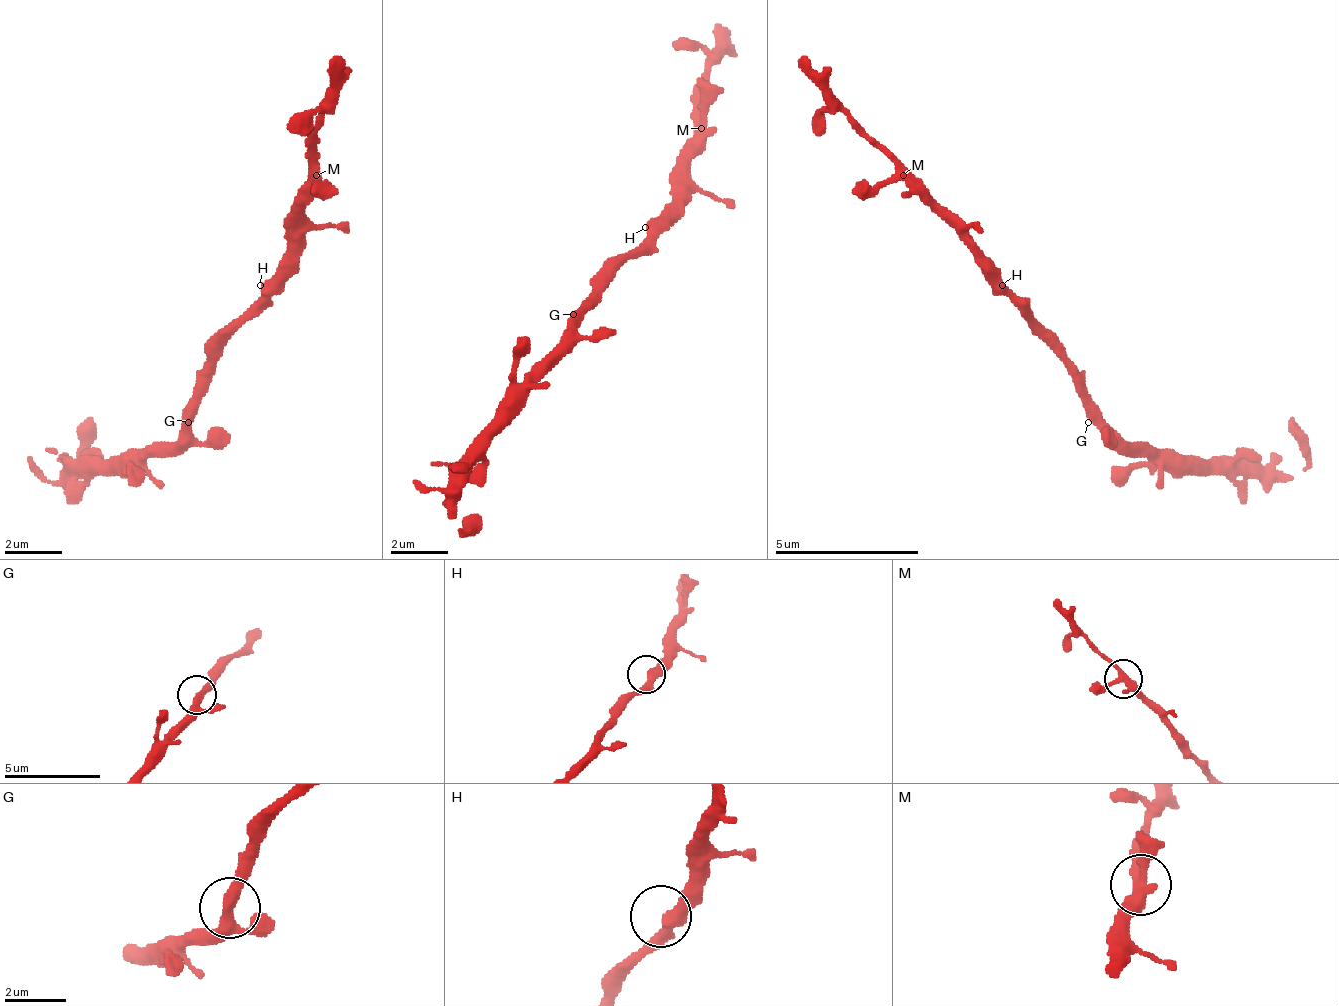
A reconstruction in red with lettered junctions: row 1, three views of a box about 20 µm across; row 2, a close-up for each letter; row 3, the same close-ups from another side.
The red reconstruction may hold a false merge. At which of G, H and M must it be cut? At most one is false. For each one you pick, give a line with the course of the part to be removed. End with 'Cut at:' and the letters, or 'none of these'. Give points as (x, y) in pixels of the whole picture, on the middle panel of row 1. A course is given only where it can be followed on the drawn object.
Cut at: none of these

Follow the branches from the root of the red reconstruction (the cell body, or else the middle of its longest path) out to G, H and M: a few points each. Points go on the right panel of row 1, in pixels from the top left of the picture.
G: (1059, 343), (1059, 357), (1074, 379), (1074, 393), (1081, 400), (1088, 422)
H: (1059, 343), (1002, 285)
M: (1059, 343), (1031, 314), (1031, 307), (901, 177)

